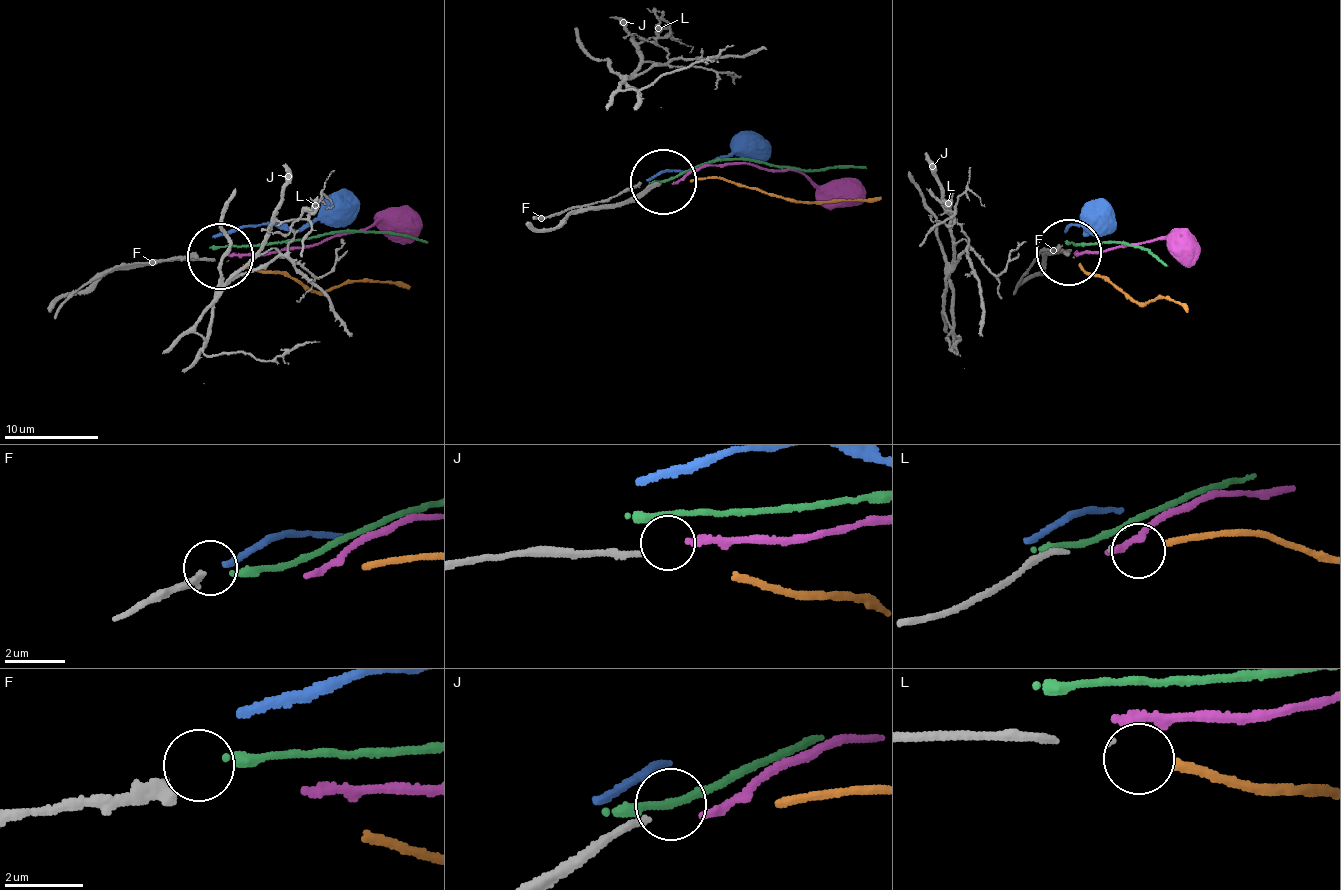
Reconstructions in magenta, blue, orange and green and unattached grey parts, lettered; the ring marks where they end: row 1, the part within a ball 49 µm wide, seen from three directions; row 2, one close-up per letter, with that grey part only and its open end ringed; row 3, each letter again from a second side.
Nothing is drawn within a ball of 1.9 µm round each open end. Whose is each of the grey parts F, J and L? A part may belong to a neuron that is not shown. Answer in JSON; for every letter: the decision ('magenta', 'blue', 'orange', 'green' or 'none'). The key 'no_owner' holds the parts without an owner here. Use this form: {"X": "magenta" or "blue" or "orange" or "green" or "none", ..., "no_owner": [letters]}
{"F": "green", "J": "none", "L": "orange", "no_owner": ["J"]}

